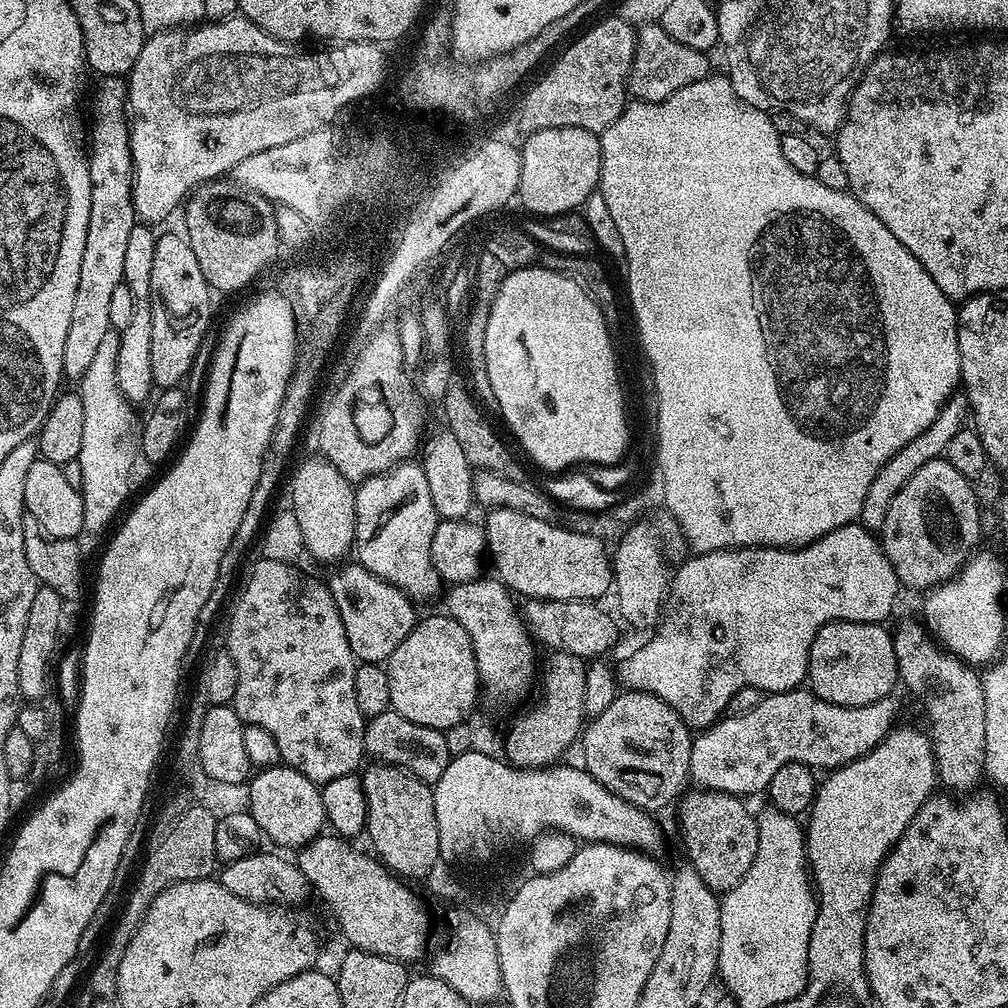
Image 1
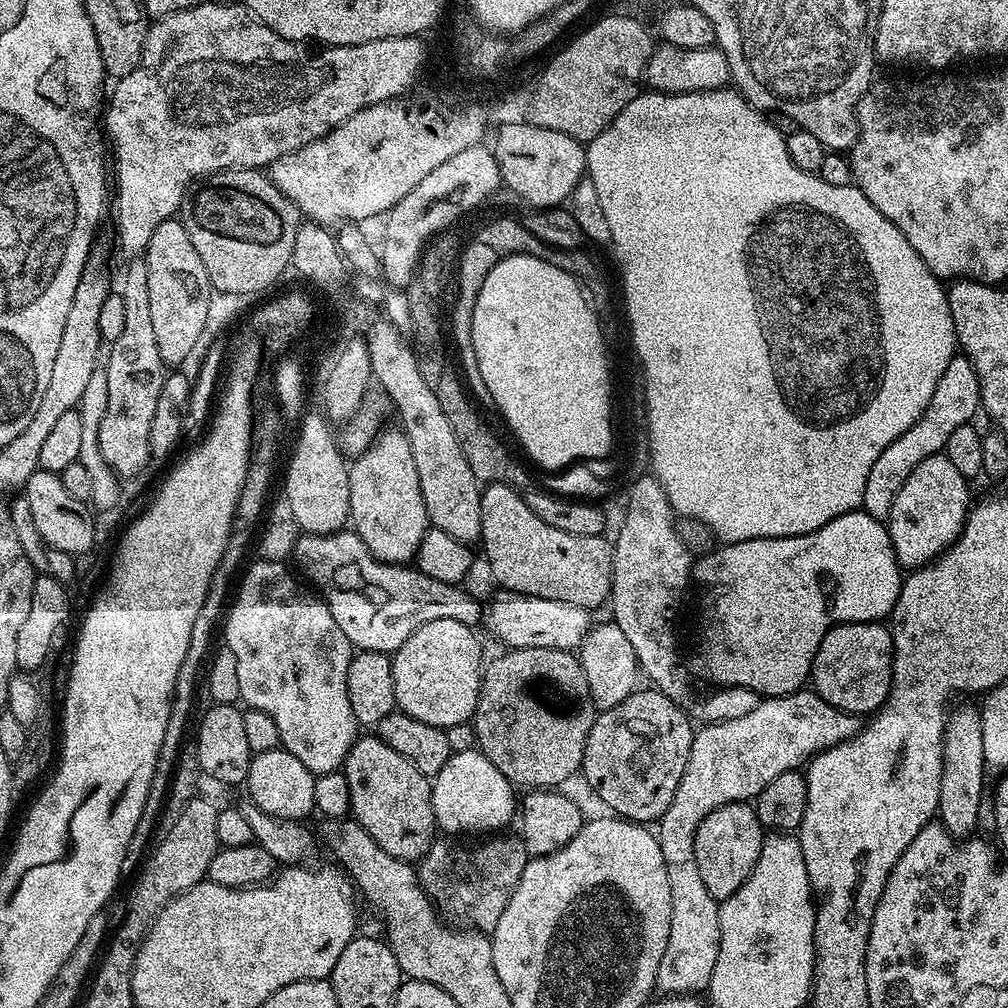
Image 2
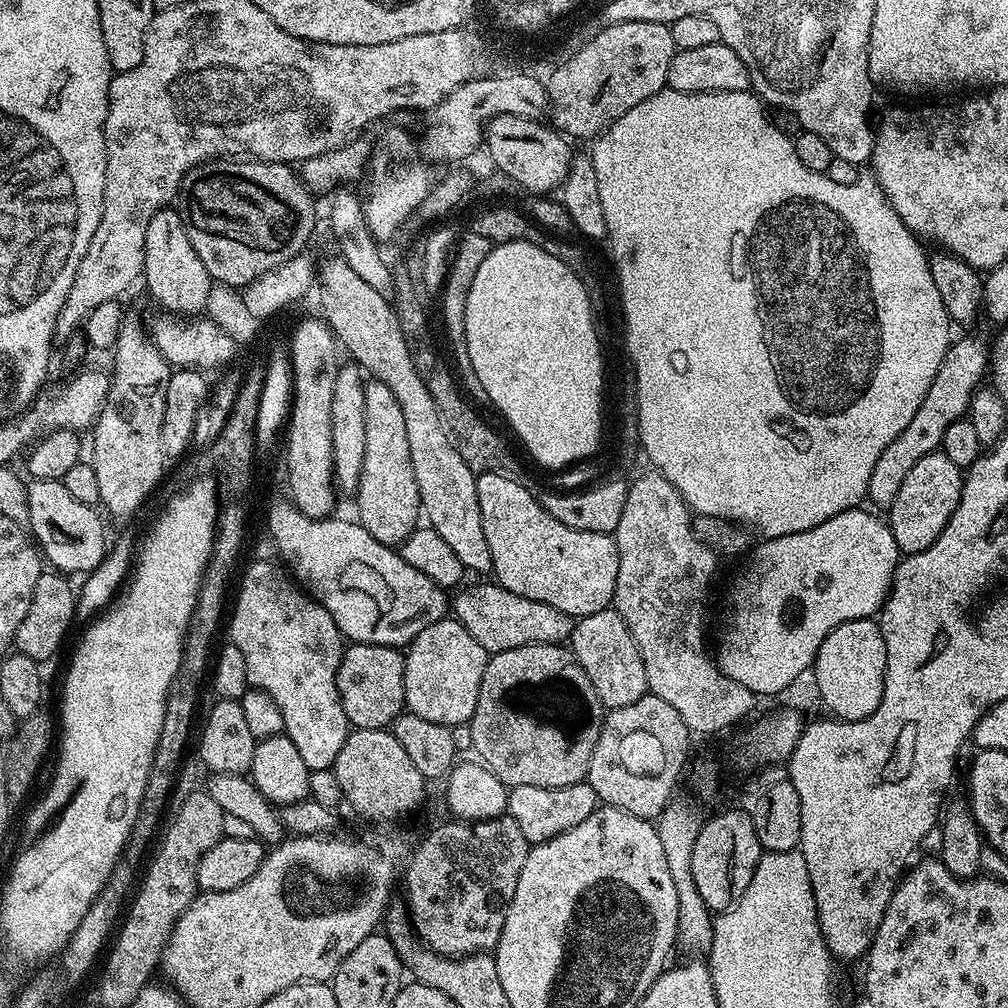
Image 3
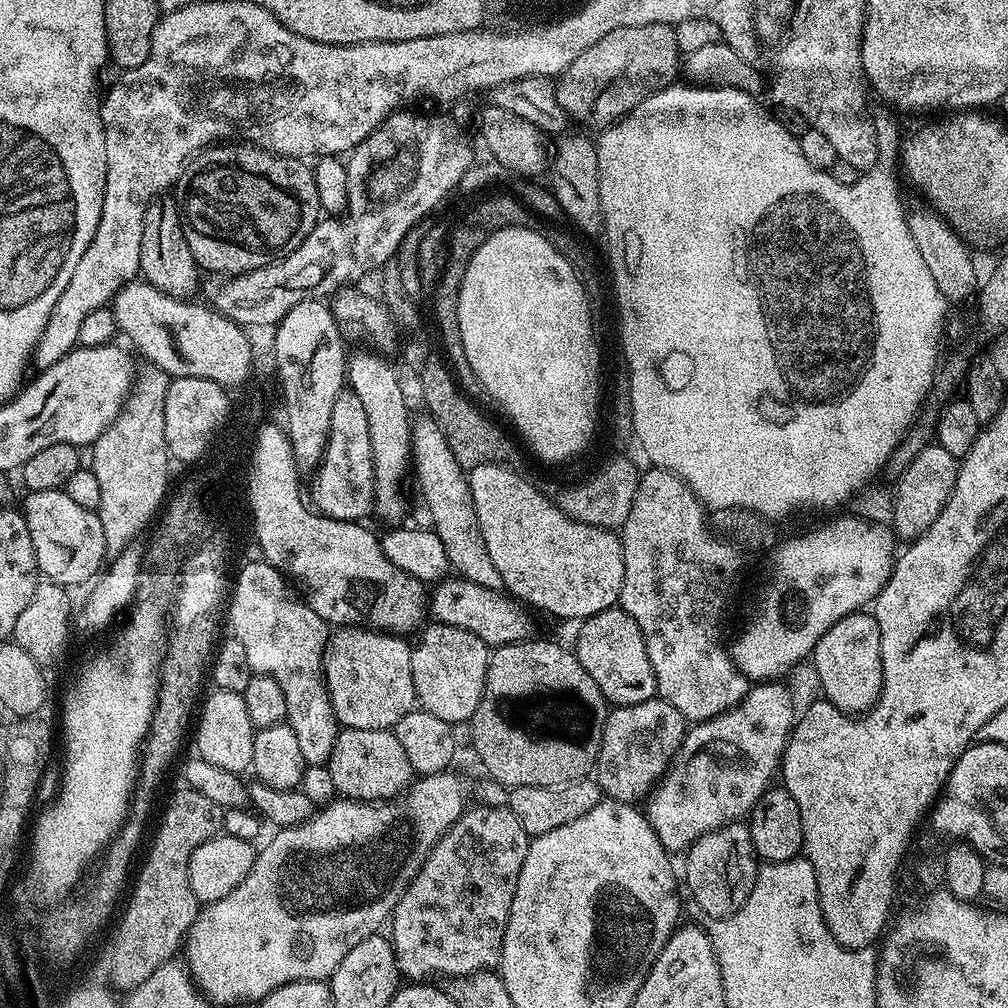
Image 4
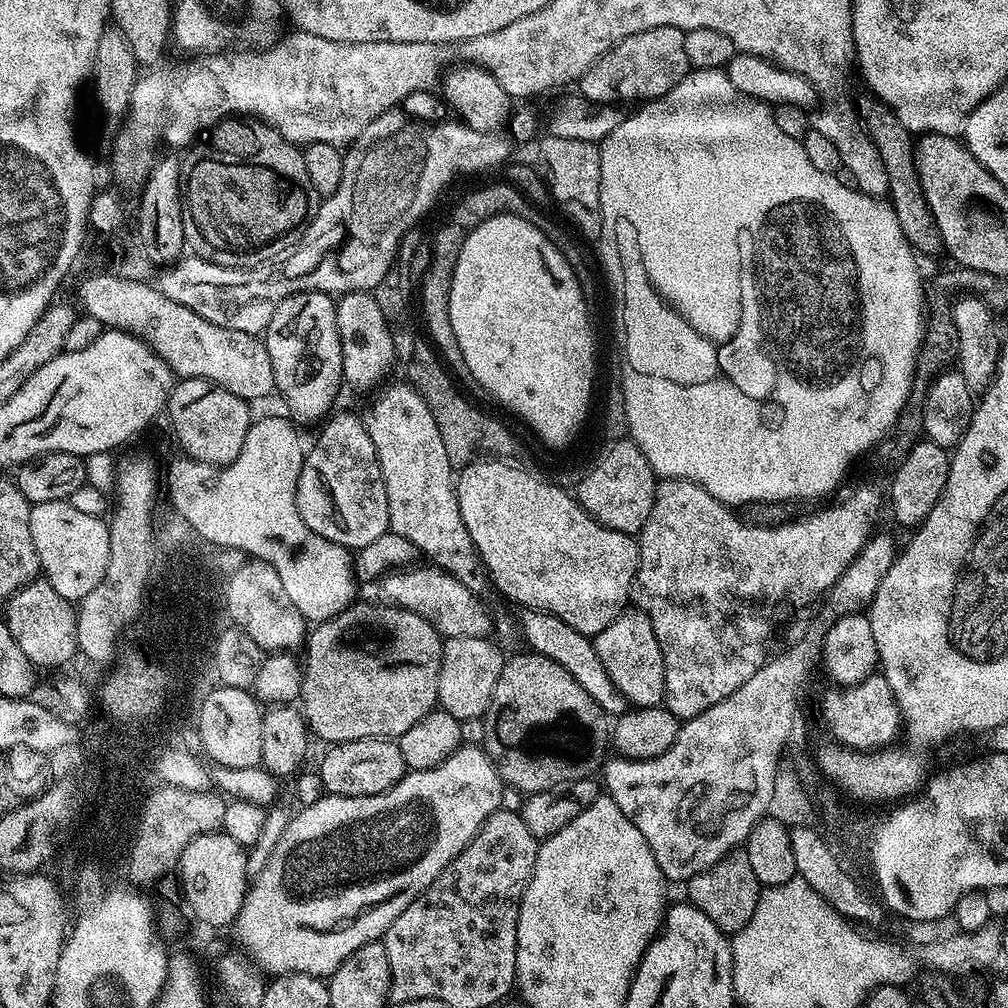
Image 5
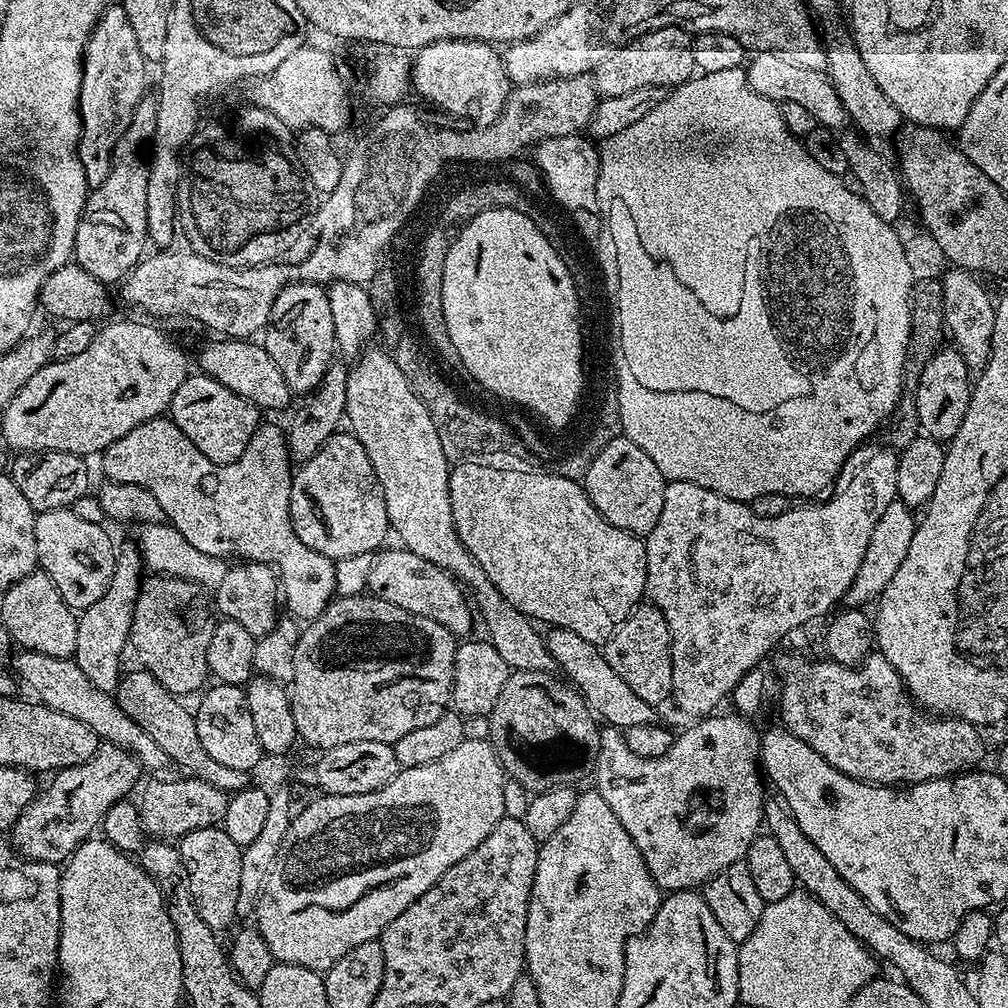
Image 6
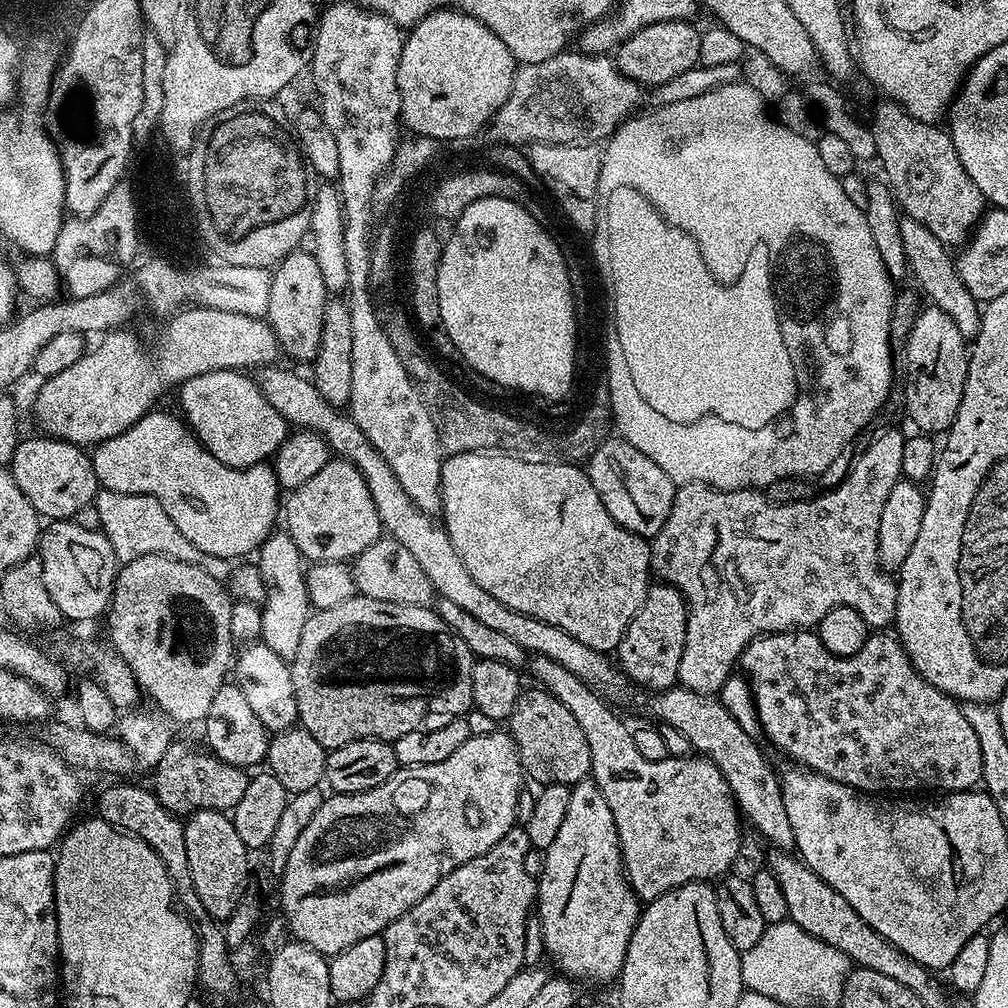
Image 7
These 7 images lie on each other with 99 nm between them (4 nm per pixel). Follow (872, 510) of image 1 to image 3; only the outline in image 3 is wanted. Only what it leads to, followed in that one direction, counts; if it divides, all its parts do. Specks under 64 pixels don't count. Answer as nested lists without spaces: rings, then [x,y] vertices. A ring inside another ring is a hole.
[[[964,336],[961,340],[953,339],[946,350],[946,358],[942,358],[942,366],[938,366],[938,374],[934,374],[934,382],[930,382],[930,390],[926,390],[926,398],[922,398],[922,406],[918,406],[918,414],[910,418],[910,426],[882,450],[878,462],[874,462],[874,470],[870,474],[870,486],[867,499],[877,504],[877,509],[891,509],[894,498],[898,498],[898,490],[902,481],[910,474],[910,470],[926,454],[937,451],[944,443],[946,430],[954,426],[954,422],[965,419],[968,408],[972,404],[976,391],[982,387],[980,380],[990,372],[990,344],[980,336]]]

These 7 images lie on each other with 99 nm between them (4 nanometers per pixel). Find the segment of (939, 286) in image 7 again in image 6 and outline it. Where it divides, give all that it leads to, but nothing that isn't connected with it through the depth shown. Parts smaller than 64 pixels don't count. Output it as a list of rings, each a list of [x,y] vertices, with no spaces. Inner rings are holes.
[[[955,266],[947,269],[945,276],[939,277],[942,306],[944,307],[944,327],[947,335],[952,336],[951,343],[956,352],[962,354],[969,370],[979,370],[988,361],[992,349],[992,335],[994,334],[994,314],[996,304],[994,296],[979,284],[977,277],[964,268]]]

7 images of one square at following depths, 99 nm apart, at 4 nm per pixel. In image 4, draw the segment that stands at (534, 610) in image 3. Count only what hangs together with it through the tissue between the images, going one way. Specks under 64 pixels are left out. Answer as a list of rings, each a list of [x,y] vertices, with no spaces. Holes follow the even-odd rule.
[[[445,578],[433,588],[436,589],[430,592],[430,612],[436,615],[433,617],[439,623],[458,626],[458,630],[470,630],[470,634],[482,638],[482,642],[489,646],[517,644],[519,640],[529,639],[529,613],[511,595],[486,590],[486,586],[459,578]]]

